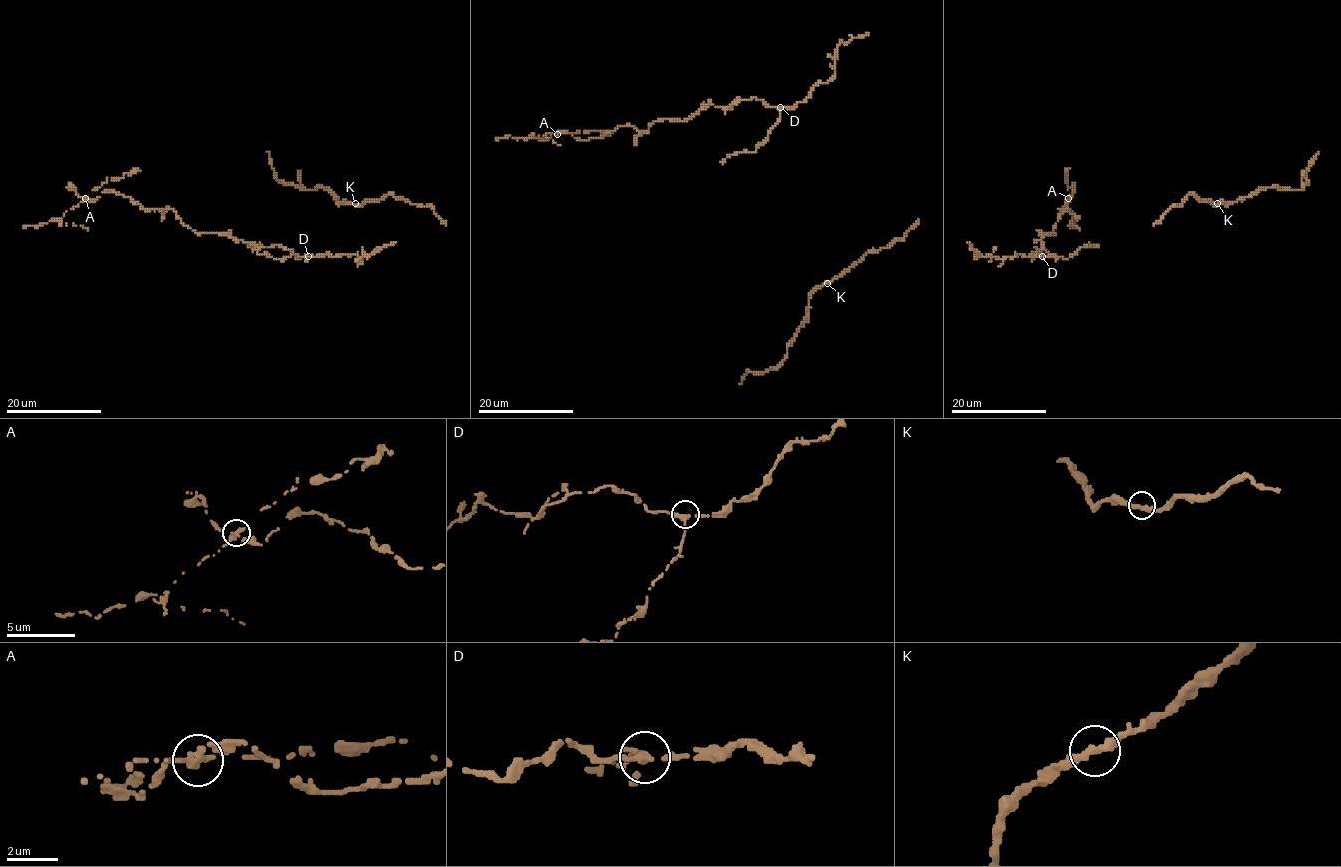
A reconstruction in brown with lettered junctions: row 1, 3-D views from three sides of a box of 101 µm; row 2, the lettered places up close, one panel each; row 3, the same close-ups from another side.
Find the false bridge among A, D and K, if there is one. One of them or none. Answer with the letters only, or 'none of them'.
A

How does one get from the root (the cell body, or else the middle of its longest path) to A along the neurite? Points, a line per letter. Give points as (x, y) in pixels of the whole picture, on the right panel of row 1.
A: (1047, 256), (1032, 260), (1074, 191), (1068, 197)

